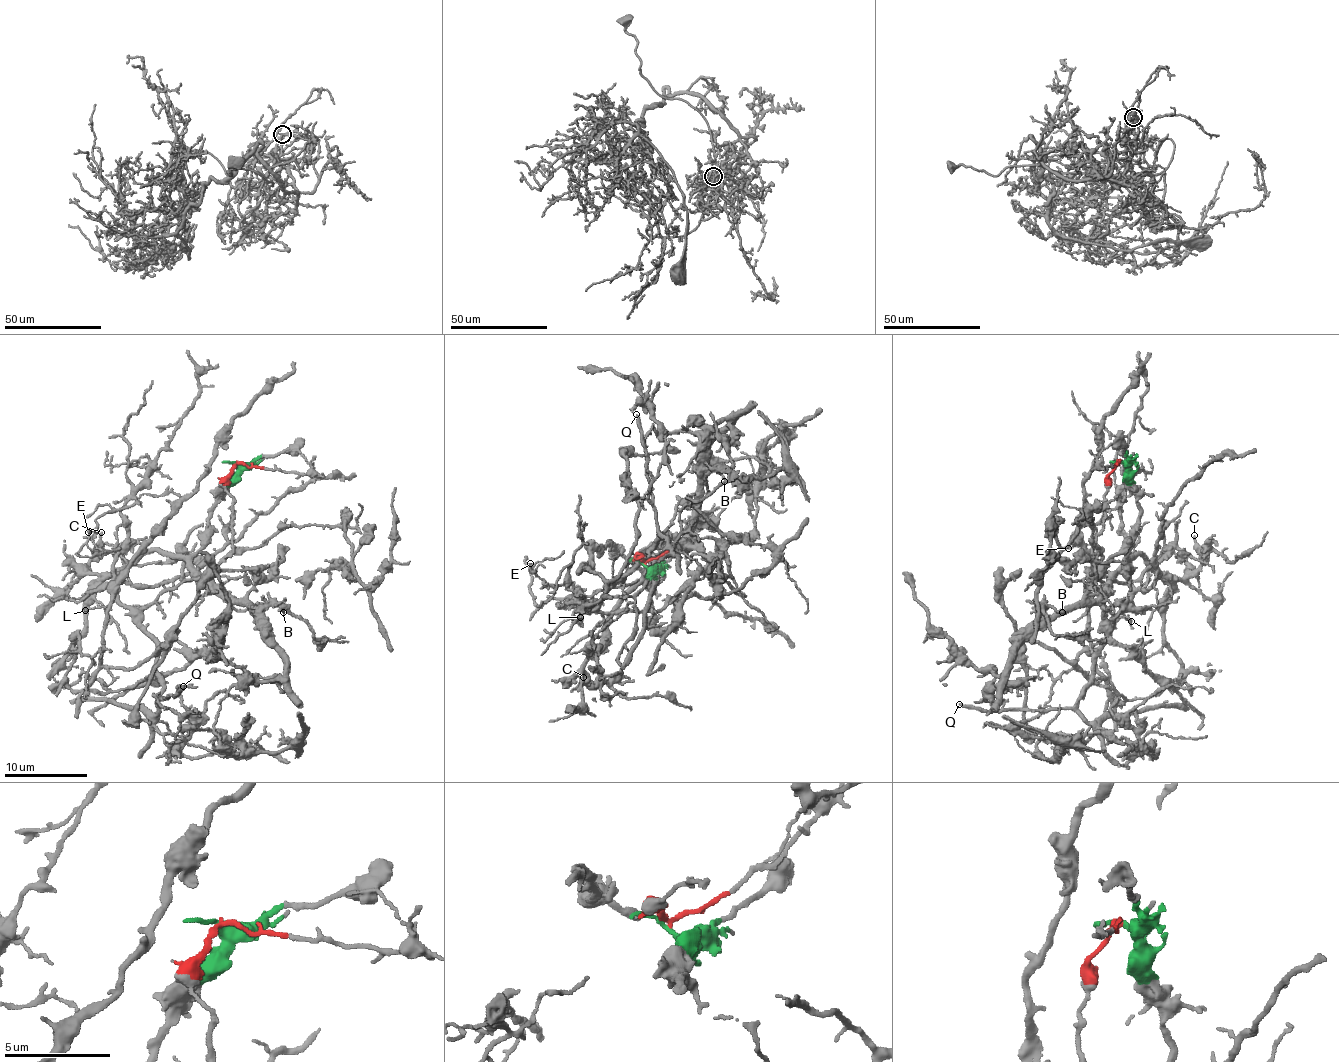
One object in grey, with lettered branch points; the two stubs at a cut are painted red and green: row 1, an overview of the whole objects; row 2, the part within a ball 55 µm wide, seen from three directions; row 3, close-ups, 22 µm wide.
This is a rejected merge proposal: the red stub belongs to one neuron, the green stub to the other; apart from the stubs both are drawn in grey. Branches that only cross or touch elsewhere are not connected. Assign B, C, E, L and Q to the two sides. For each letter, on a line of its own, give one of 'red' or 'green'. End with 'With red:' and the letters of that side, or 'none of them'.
B: green
C: green
E: red
L: red
Q: red
With red: E, L, Q

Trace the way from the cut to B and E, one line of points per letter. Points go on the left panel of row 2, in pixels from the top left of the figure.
B: (235, 462), (237, 482), (218, 497), (208, 540), (191, 560), (259, 613), (269, 605), (283, 613)
E: (236, 462), (225, 488), (233, 547), (143, 607), (113, 588), (128, 535), (122, 506), (134, 499), (88, 532)

